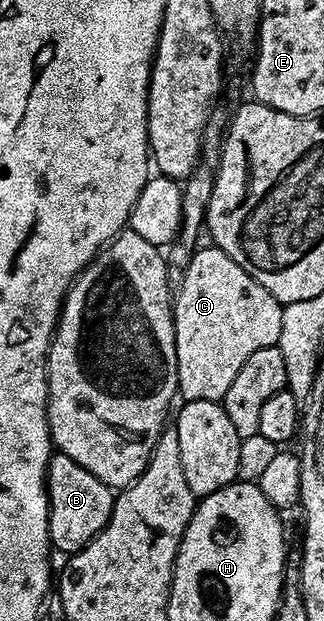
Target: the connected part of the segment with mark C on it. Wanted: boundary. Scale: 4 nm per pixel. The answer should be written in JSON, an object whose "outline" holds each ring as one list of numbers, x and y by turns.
{"outline":[[215,246,197,248,174,296,179,395,185,401,223,401,242,362,262,346,279,345,283,313,280,301,250,278,234,258]]}

